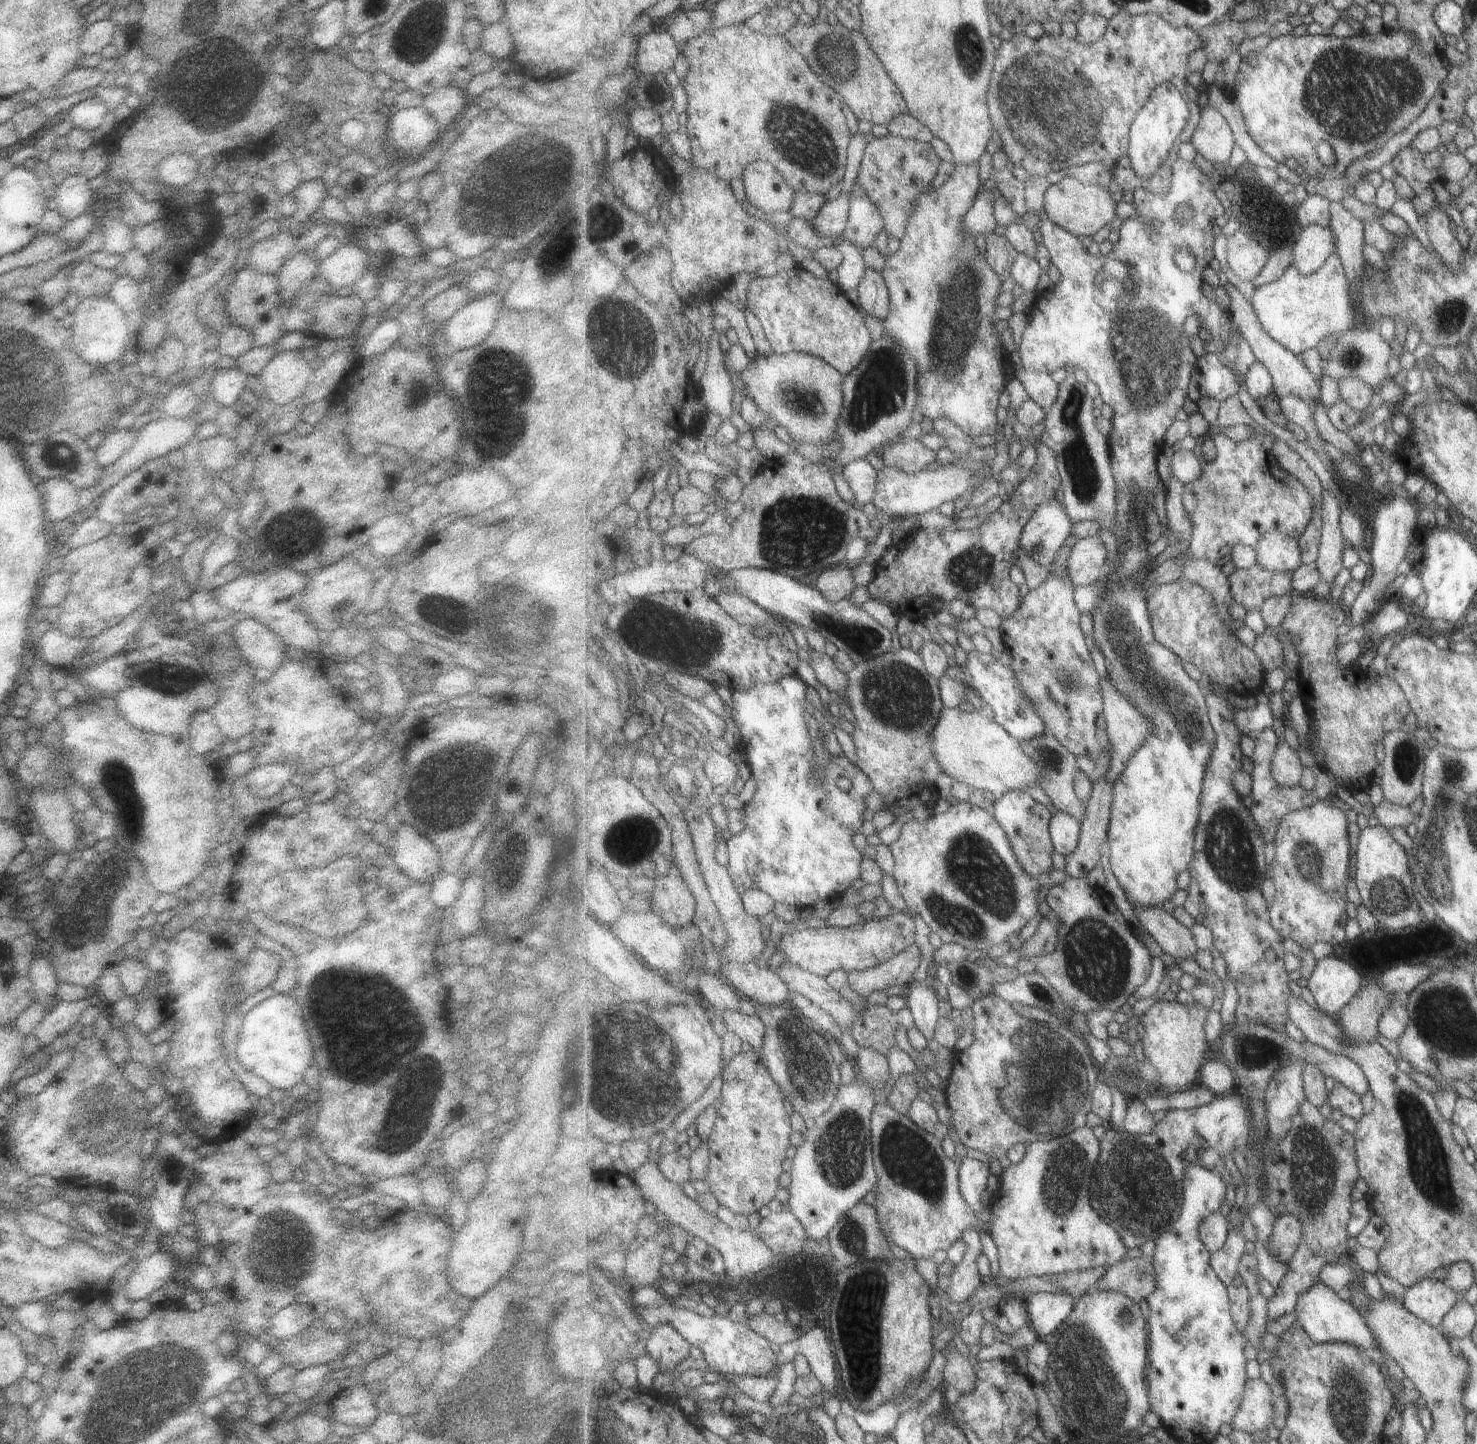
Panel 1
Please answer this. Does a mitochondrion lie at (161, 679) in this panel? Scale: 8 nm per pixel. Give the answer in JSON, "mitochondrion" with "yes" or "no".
{"mitochondrion":"yes"}

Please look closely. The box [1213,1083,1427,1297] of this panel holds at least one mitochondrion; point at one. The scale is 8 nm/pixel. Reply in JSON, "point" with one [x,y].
{"point":[1314,1173]}

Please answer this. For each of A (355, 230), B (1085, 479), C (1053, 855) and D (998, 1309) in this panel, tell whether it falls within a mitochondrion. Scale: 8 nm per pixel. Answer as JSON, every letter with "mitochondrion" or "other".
{"A":"other","B":"mitochondrion","C":"other","D":"other"}

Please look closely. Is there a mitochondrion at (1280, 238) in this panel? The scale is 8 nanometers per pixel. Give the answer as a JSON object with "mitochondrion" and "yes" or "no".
{"mitochondrion":"no"}

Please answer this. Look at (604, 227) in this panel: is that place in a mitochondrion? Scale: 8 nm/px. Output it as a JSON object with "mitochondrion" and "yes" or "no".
{"mitochondrion":"yes"}

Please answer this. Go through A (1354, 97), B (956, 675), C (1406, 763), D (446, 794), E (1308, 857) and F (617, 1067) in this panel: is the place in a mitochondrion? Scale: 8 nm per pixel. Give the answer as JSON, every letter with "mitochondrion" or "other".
{"A":"mitochondrion","B":"other","C":"mitochondrion","D":"mitochondrion","E":"mitochondrion","F":"mitochondrion"}

